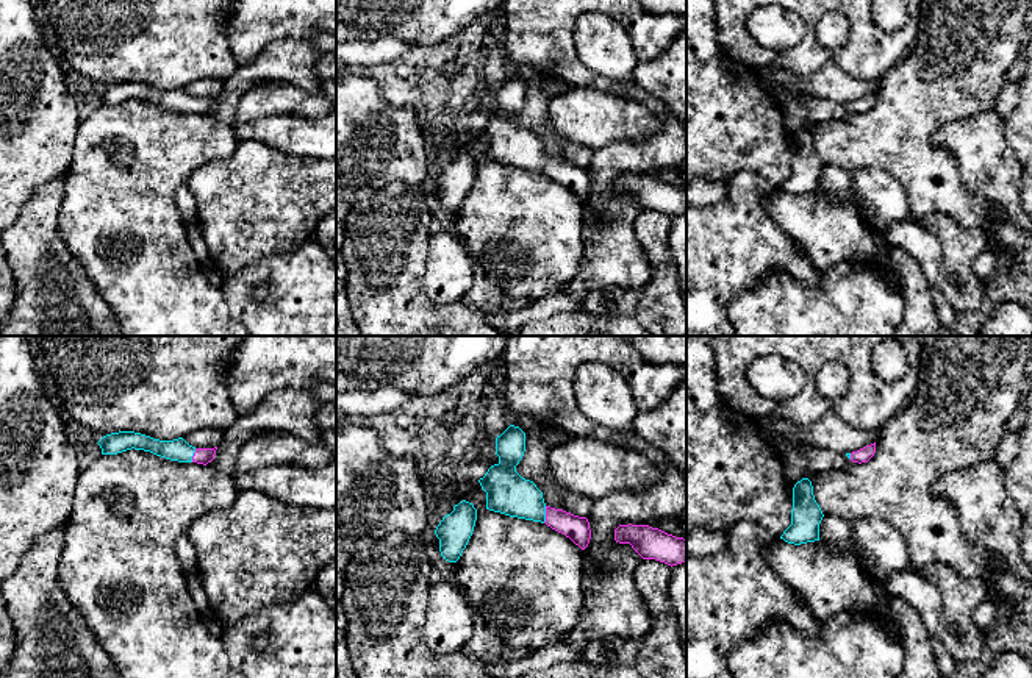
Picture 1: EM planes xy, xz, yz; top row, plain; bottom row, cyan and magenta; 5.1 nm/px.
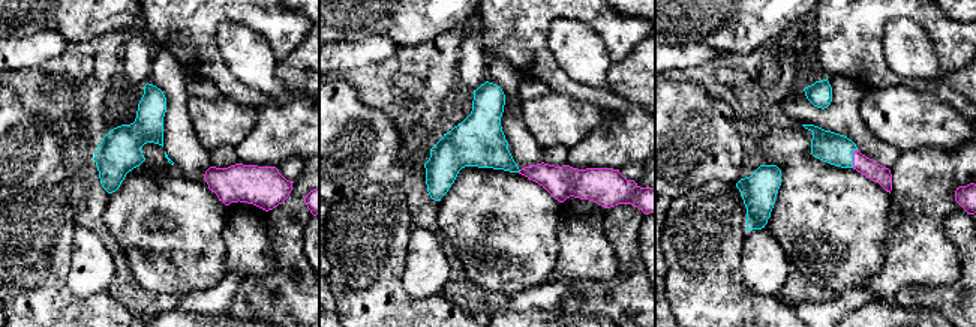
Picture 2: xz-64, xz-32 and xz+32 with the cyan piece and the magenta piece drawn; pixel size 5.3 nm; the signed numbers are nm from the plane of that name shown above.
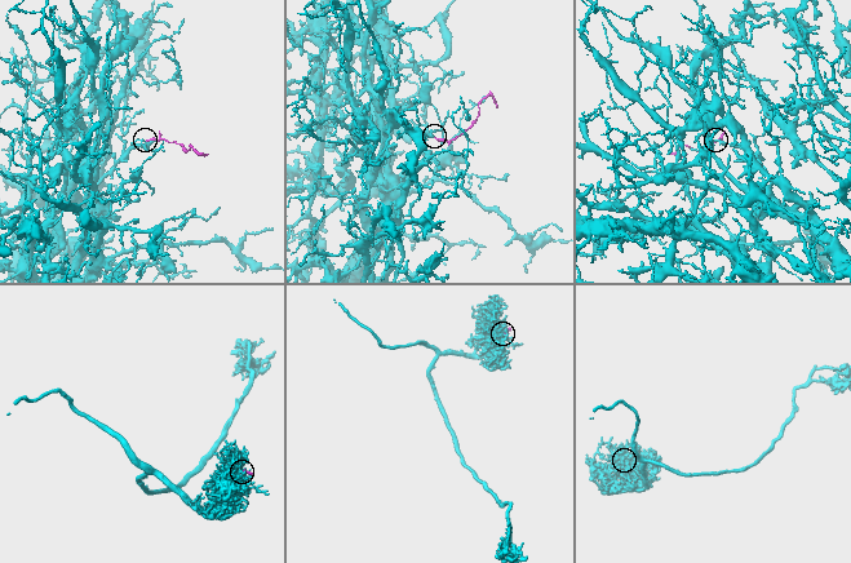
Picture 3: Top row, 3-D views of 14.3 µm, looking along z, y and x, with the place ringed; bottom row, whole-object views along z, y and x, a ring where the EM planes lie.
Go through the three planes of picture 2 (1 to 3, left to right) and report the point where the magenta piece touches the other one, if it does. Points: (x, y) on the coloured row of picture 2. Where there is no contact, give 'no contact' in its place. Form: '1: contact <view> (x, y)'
1: no contact
2: no contact
3: contact xz+32 (852, 158)

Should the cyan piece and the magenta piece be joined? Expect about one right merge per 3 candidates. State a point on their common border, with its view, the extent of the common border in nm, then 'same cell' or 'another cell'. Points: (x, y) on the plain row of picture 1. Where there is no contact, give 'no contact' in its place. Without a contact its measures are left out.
xz (544, 164) | 90 nm | same cell

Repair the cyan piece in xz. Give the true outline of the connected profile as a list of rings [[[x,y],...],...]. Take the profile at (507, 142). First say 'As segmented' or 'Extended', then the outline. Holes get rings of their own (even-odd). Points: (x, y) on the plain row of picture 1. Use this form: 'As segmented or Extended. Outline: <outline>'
Extended. Outline: [[[510,75],[496,87],[499,112],[491,116],[485,127],[478,130],[486,142],[486,159],[546,173],[585,200],[591,189],[588,169],[544,153],[543,142],[536,134],[516,122],[524,102],[525,83],[519,77]]]

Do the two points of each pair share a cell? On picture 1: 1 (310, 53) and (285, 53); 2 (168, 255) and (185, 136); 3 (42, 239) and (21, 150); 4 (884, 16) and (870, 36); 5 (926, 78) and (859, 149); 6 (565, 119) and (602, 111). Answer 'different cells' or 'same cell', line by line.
1: same cell
2: same cell
3: different cells
4: different cells
5: same cell
6: same cell

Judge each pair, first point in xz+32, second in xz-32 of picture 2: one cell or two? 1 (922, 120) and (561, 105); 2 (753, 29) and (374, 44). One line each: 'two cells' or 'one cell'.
1: one cell
2: two cells

